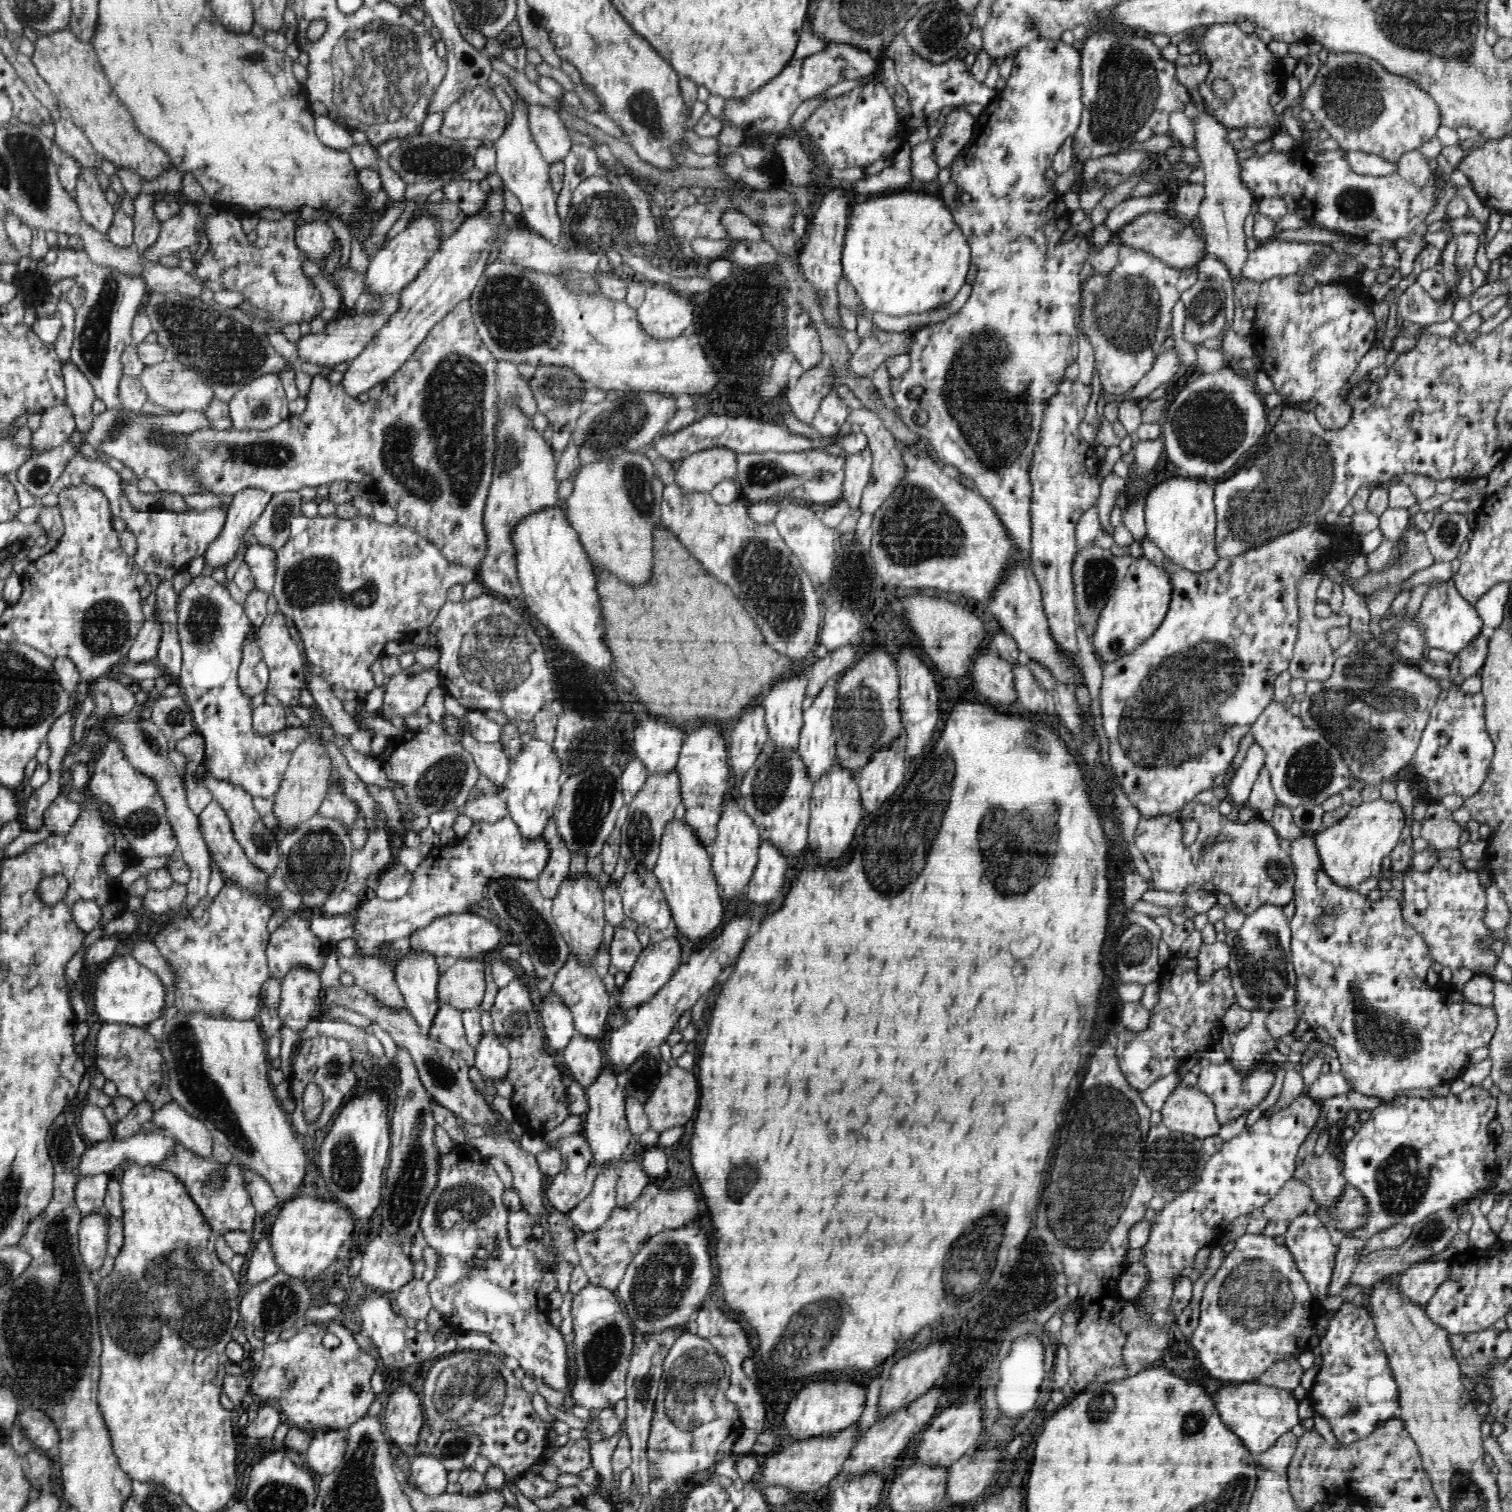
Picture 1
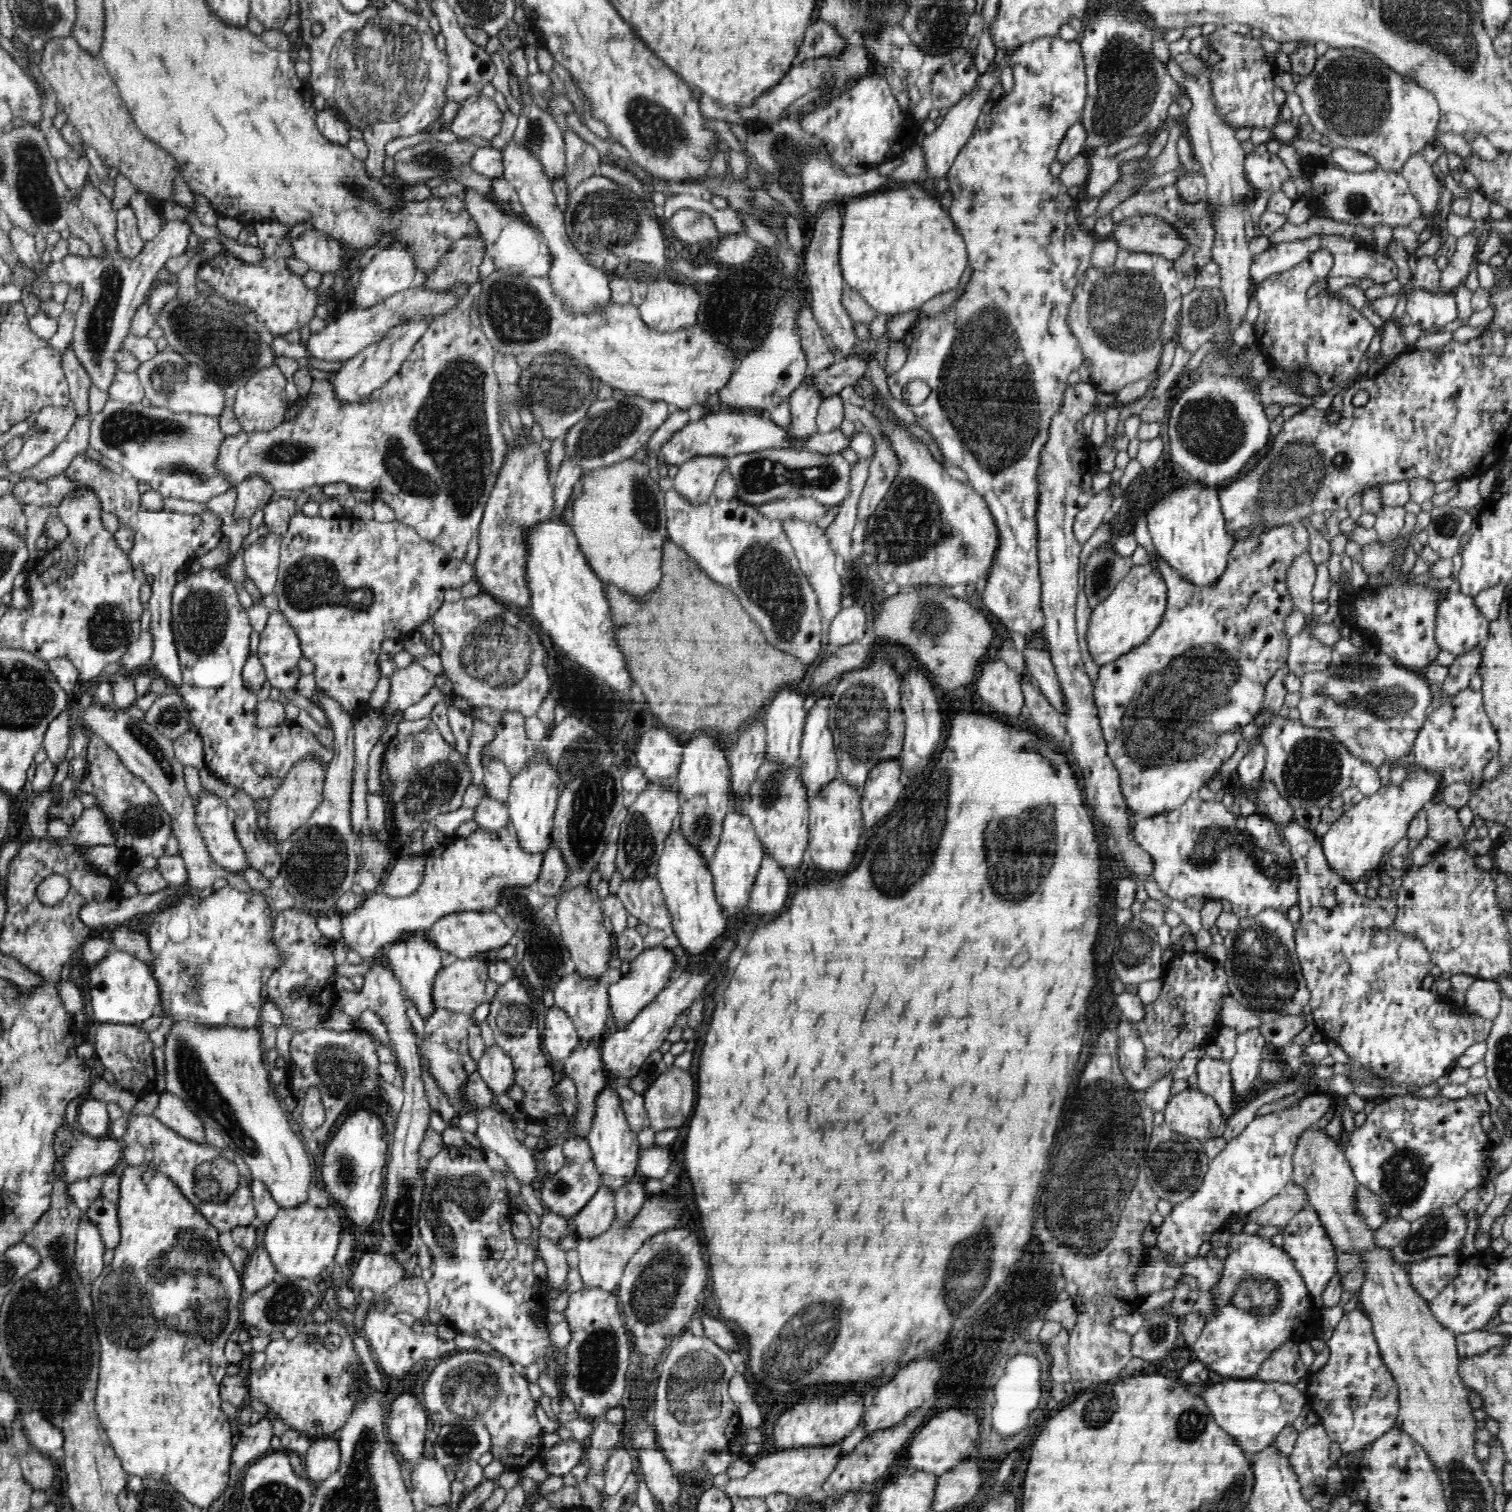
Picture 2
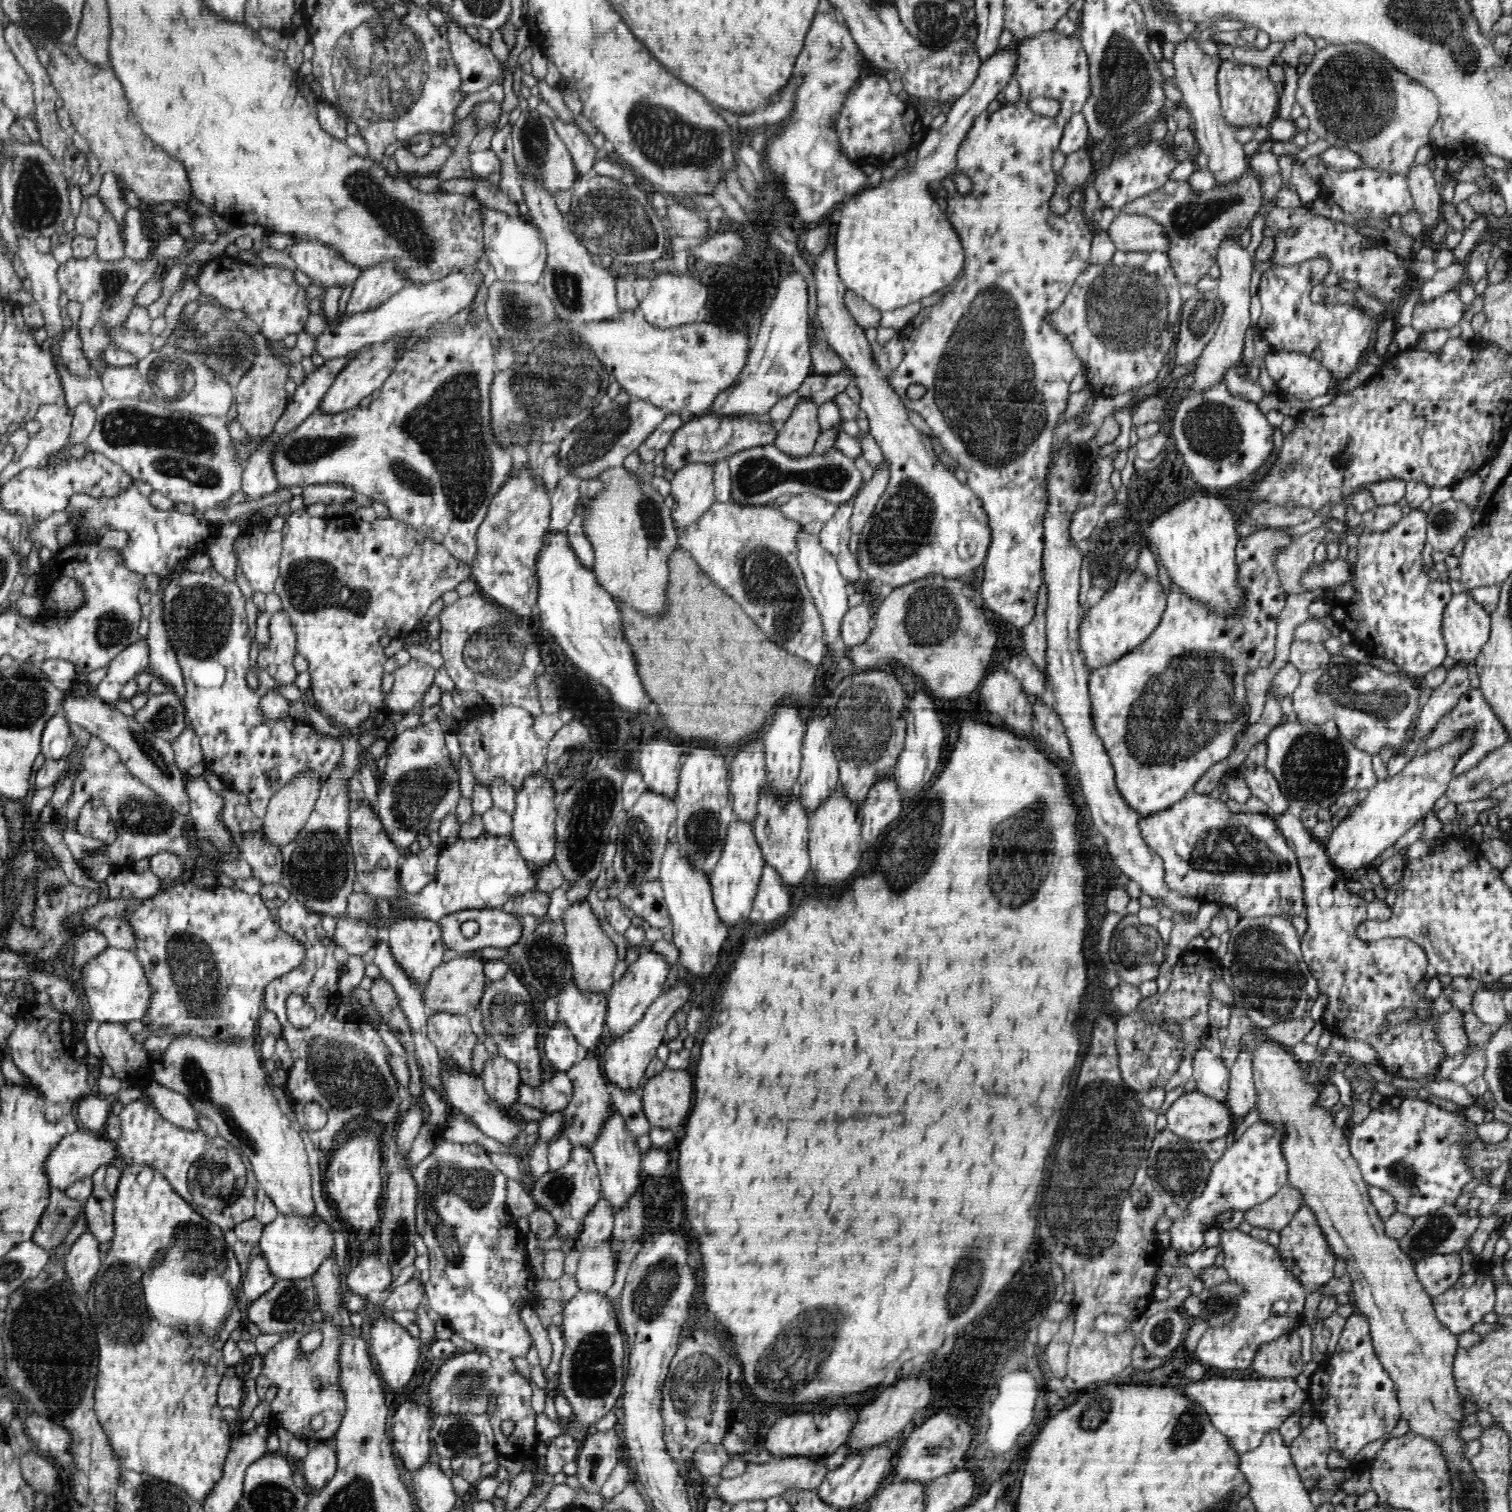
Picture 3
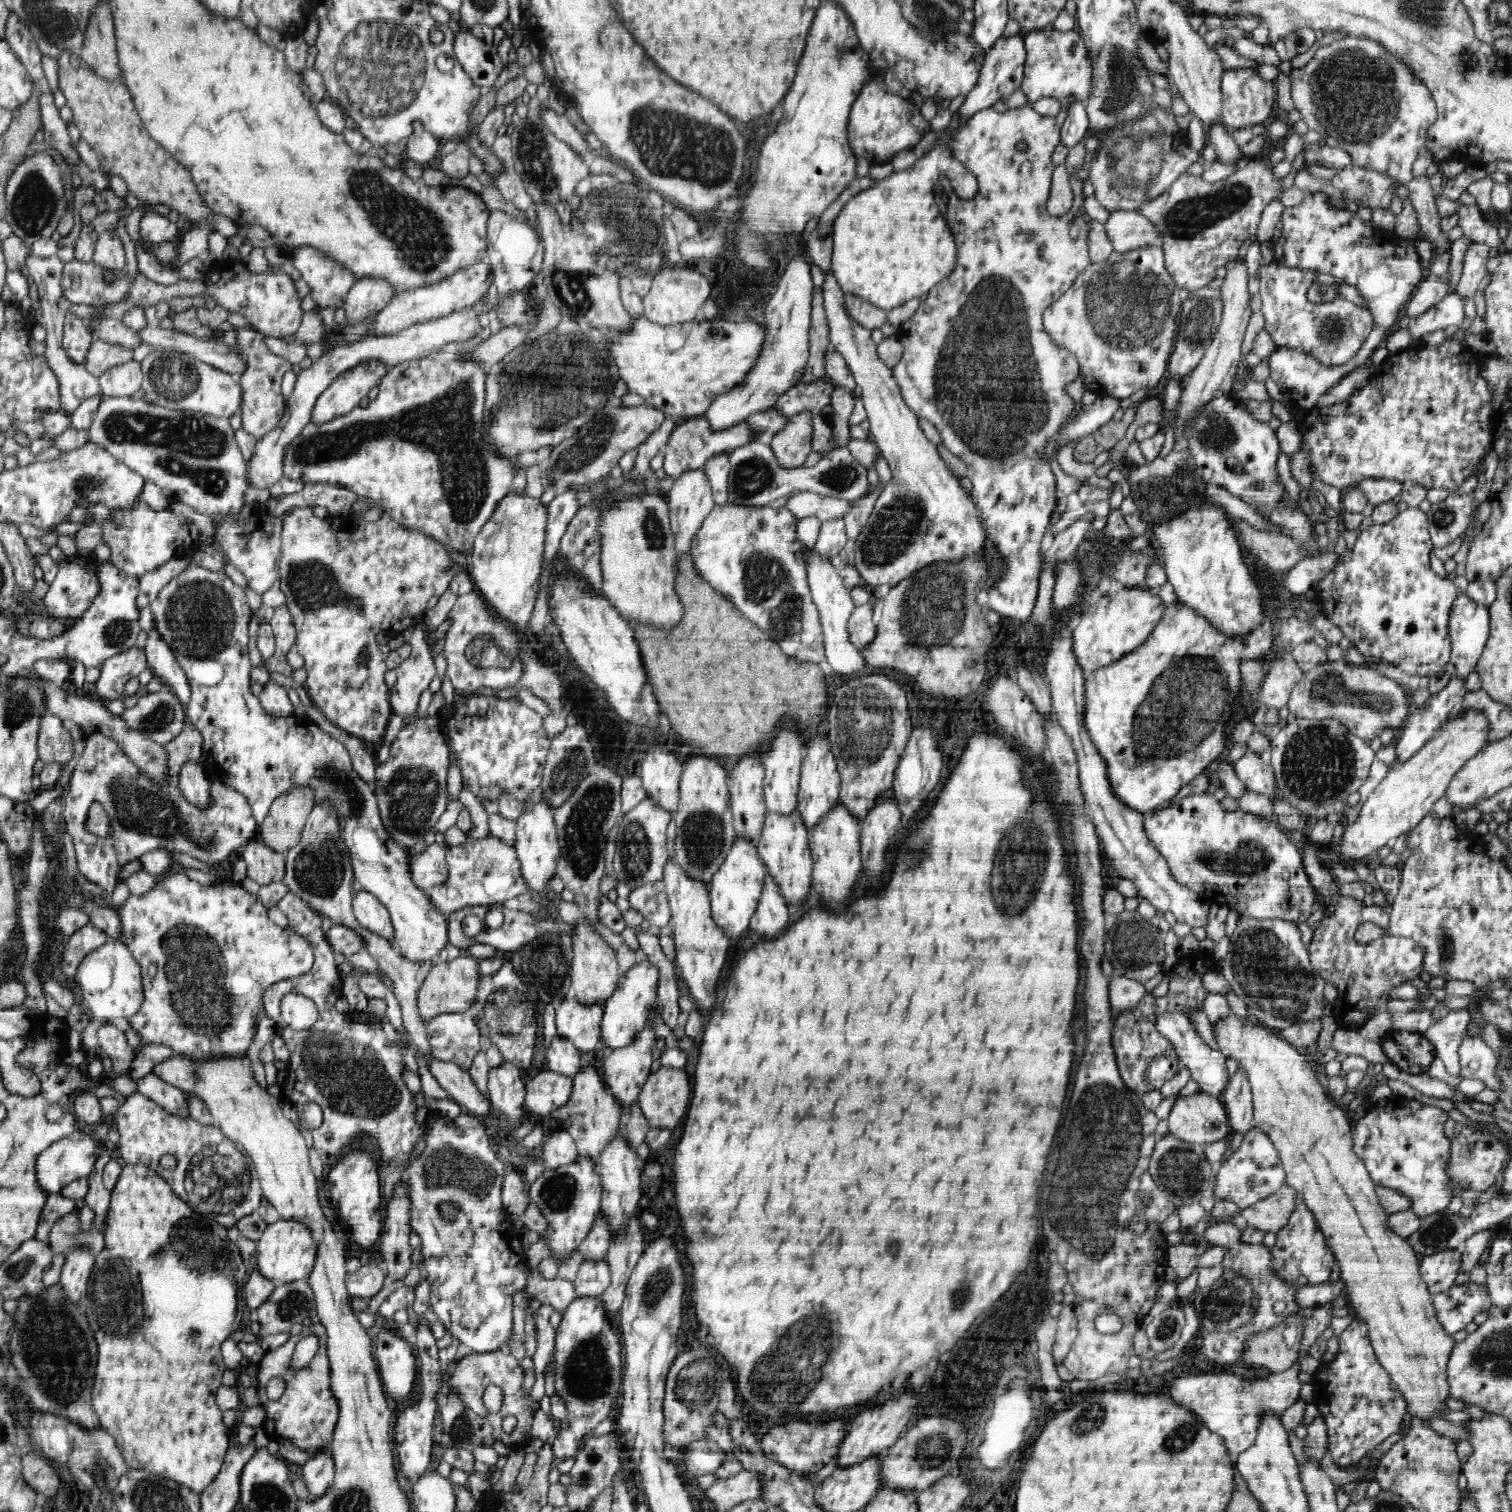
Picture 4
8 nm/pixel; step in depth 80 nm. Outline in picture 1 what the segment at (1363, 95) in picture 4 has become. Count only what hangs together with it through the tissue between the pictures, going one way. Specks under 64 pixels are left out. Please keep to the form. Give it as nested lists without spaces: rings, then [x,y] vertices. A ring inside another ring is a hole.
[[[1328,51],[1328,60],[1322,64],[1313,84],[1302,92],[1300,98],[1303,109],[1312,112],[1313,120],[1318,121],[1344,151],[1380,155],[1392,164],[1398,164],[1408,151],[1420,149],[1436,135],[1441,126],[1440,112],[1432,96],[1407,77],[1390,73],[1371,57],[1356,52]]]

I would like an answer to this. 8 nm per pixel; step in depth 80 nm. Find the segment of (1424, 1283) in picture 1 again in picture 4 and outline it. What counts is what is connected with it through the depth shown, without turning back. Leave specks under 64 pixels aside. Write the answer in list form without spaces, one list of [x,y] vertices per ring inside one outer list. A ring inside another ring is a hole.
[[[1445,1249],[1420,1259],[1419,1271],[1432,1296],[1446,1292],[1454,1285],[1460,1273],[1460,1264],[1459,1249]]]

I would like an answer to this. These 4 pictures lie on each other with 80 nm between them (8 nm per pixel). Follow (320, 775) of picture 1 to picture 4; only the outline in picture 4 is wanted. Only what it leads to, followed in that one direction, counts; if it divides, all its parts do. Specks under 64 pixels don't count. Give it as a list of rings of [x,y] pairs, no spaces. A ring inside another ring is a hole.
[[[296,787],[271,804],[266,818],[259,823],[257,838],[276,852],[285,853],[299,843],[307,818],[314,807],[314,795],[308,787]]]

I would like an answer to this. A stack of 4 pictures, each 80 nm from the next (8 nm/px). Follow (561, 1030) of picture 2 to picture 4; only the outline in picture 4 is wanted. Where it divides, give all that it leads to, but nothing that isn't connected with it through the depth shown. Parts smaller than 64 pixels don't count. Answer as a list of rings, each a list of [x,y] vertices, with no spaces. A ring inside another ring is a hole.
[[[556,1035],[552,1038],[547,1050],[546,1062],[550,1071],[570,1078],[574,1078],[580,1072],[582,1054],[572,1042],[562,1040],[560,1036]]]

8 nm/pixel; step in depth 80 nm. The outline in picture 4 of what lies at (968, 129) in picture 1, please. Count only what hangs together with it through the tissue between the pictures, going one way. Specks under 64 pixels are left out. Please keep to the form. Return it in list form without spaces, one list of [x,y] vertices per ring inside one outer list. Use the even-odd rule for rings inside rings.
[[[1015,34],[1012,38],[998,38],[998,40],[996,40],[996,44],[992,44],[992,48],[988,48],[985,52],[985,60],[984,64],[982,64],[982,70],[980,70],[979,83],[974,90],[966,96],[964,104],[962,104],[962,106],[960,106],[957,110],[957,114],[959,114],[960,119],[962,119],[960,125],[964,125],[974,112],[992,107],[997,100],[1003,100],[1008,98],[1008,94],[1013,94],[1018,86],[1021,86],[1022,88],[1022,84],[1024,82],[1024,64],[1026,64],[1026,56],[1027,49],[1024,48],[1024,40],[1022,40],[1018,34]],[[956,129],[944,132],[914,165],[905,171],[893,171],[890,176],[877,179],[873,187],[856,194],[839,212],[833,222],[831,268],[844,294],[859,296],[883,310],[891,311],[922,294],[928,294],[938,282],[952,273],[952,268],[956,266],[956,241],[944,216],[937,210],[936,192],[932,188],[936,188],[935,182],[942,176],[949,179],[962,199],[972,199],[978,193],[977,178],[952,155],[950,142],[956,132]]]

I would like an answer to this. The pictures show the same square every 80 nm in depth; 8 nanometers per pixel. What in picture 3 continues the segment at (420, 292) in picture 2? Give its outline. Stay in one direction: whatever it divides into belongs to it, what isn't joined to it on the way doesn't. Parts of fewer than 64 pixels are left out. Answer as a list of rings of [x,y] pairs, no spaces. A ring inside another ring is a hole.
[[[473,267],[468,272],[460,269],[458,272],[428,284],[415,284],[402,288],[400,292],[396,292],[386,303],[376,307],[374,311],[344,315],[329,322],[324,332],[315,340],[315,350],[325,360],[334,360],[334,358],[342,358],[352,352],[364,350],[370,345],[392,340],[393,336],[398,333],[416,329],[426,331],[436,323],[447,321],[459,310],[469,308],[482,281],[483,277],[480,271],[477,267]]]

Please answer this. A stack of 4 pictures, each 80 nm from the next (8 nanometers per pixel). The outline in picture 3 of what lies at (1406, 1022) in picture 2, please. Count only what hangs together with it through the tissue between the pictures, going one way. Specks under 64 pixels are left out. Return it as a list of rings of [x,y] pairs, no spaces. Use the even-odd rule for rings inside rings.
[[[1291,807],[1286,808],[1274,819],[1287,842],[1292,842],[1292,848],[1295,848],[1297,863],[1303,875],[1307,927],[1306,932],[1301,936],[1300,946],[1302,960],[1307,963],[1311,975],[1317,980],[1319,994],[1325,994],[1328,998],[1328,1005],[1325,1006],[1322,1014],[1324,1028],[1331,1035],[1354,1038],[1370,1045],[1378,1055],[1381,1068],[1394,1076],[1417,1081],[1422,1078],[1434,1079],[1441,1062],[1447,1056],[1435,1030],[1441,1015],[1436,1013],[1432,1020],[1423,1020],[1430,1015],[1430,1012],[1433,1012],[1433,1001],[1430,1001],[1430,997],[1424,997],[1422,993],[1413,991],[1414,986],[1429,972],[1428,957],[1424,949],[1417,942],[1405,938],[1386,937],[1369,941],[1358,938],[1356,928],[1360,924],[1366,921],[1385,923],[1392,916],[1392,907],[1388,906],[1384,899],[1375,898],[1372,902],[1367,902],[1360,895],[1352,894],[1346,885],[1347,878],[1331,865],[1324,843],[1318,842],[1311,832],[1305,829],[1299,814]],[[1410,1006],[1416,1008],[1414,1018],[1408,1018],[1406,1022],[1394,1024],[1394,1026],[1386,1024],[1387,1014],[1398,1008],[1410,1008]]]

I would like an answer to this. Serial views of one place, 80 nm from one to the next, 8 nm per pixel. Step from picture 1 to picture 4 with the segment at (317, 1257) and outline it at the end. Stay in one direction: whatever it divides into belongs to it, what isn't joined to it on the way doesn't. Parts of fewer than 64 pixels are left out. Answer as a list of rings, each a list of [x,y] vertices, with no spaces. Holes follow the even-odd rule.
[[[280,1219],[269,1224],[256,1242],[256,1252],[253,1260],[260,1275],[277,1284],[291,1283],[300,1279],[307,1279],[312,1266],[316,1262],[316,1241],[312,1239],[312,1231],[304,1223],[294,1219]]]

